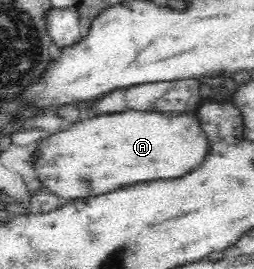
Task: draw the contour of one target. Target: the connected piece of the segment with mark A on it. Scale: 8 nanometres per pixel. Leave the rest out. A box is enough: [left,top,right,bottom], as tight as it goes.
[35,111,209,201]

